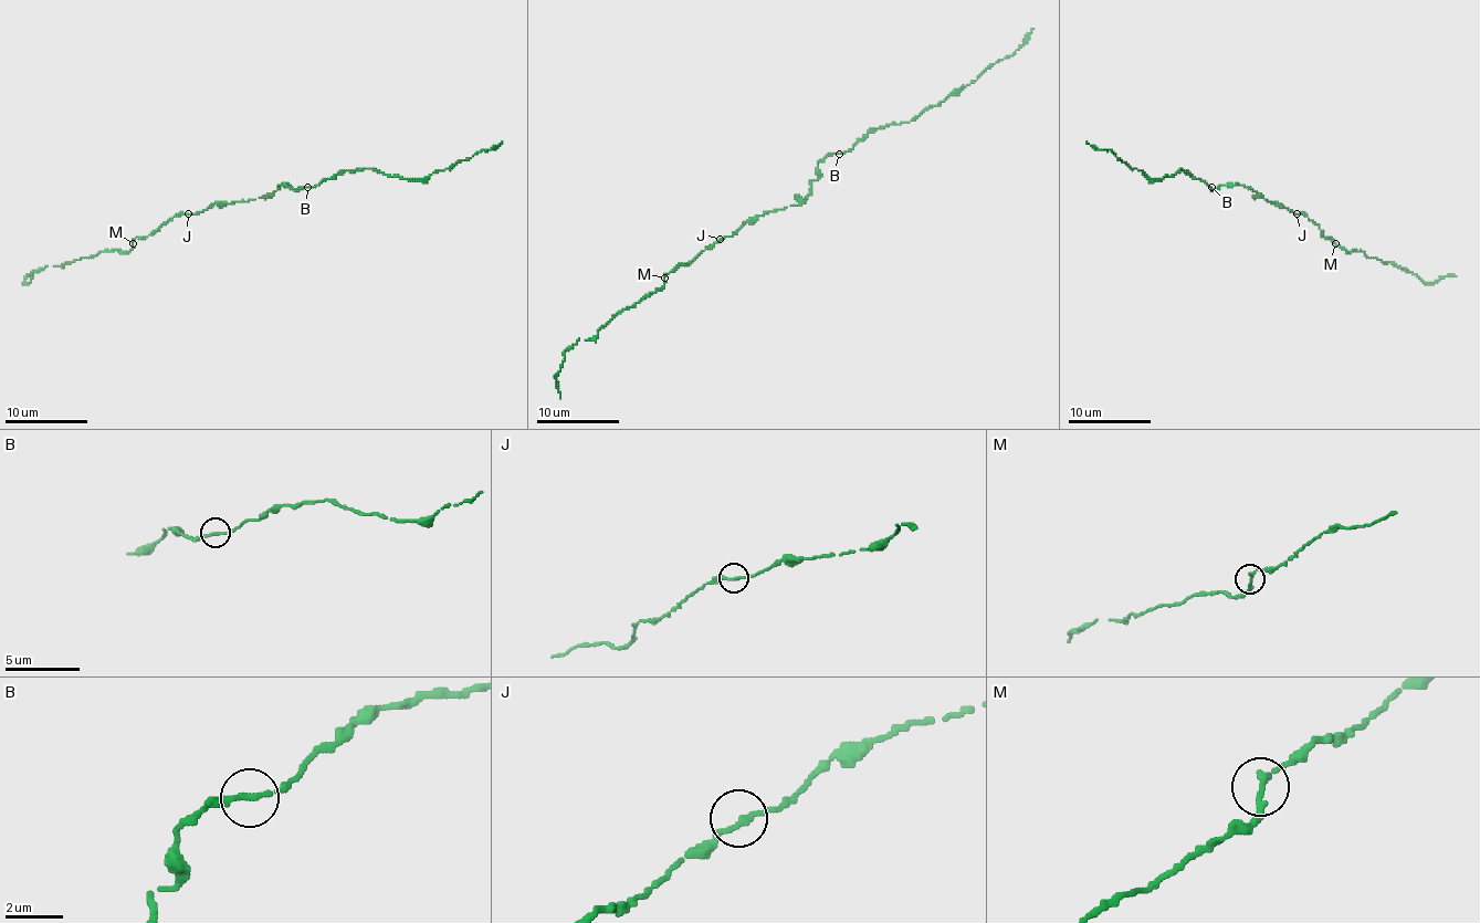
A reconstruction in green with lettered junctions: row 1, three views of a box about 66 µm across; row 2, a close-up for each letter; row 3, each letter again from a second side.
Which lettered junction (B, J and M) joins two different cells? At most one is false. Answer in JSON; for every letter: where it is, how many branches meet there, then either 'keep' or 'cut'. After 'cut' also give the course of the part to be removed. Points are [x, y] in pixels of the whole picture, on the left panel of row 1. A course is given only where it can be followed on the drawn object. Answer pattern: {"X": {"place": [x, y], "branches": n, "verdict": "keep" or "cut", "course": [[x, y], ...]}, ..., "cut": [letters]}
{"B": {"place": [307, 187], "branches": 2, "verdict": "keep"}, "J": {"place": [188, 213], "branches": 2, "verdict": "keep"}, "M": {"place": [133, 243], "branches": 2, "verdict": "keep"}, "cut": []}

